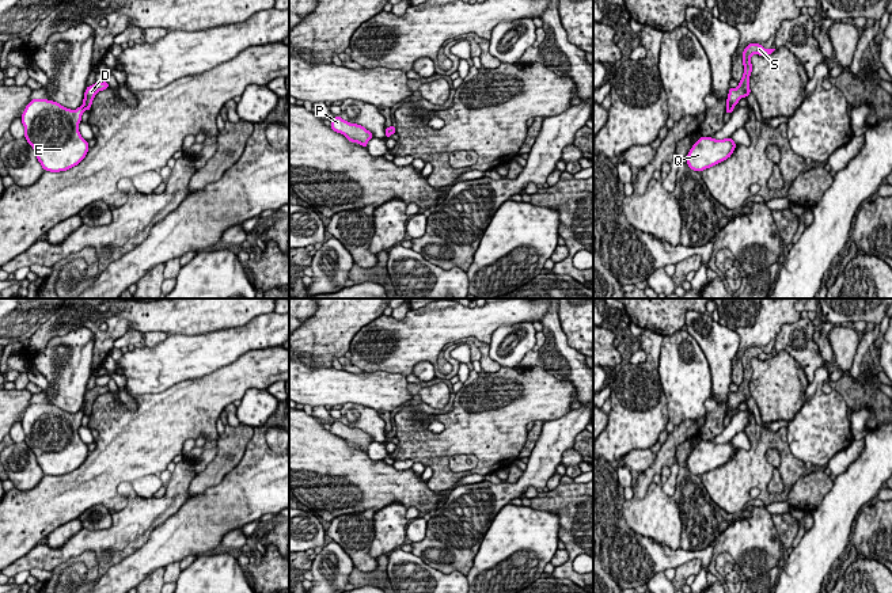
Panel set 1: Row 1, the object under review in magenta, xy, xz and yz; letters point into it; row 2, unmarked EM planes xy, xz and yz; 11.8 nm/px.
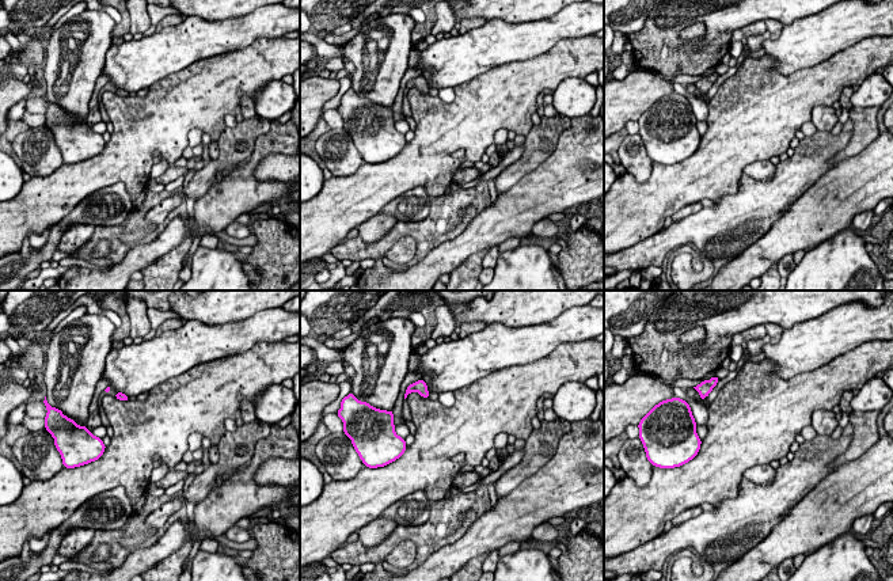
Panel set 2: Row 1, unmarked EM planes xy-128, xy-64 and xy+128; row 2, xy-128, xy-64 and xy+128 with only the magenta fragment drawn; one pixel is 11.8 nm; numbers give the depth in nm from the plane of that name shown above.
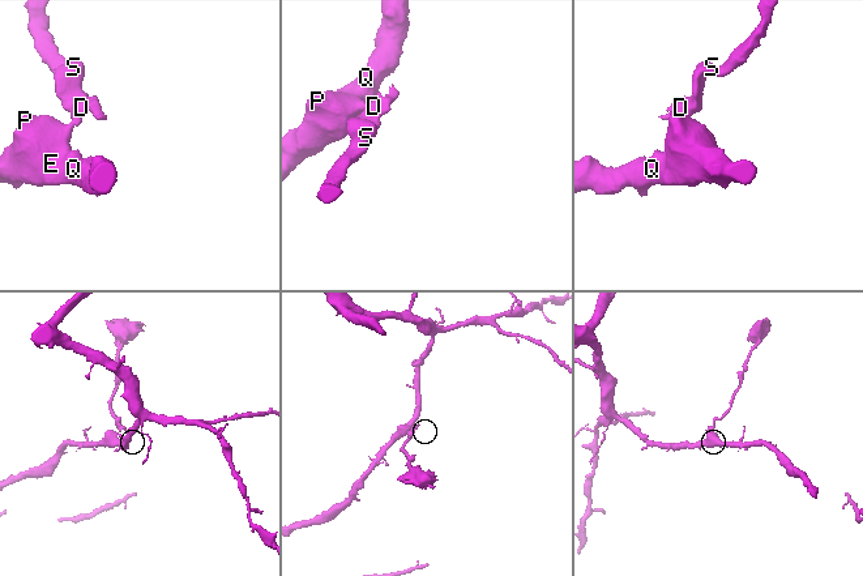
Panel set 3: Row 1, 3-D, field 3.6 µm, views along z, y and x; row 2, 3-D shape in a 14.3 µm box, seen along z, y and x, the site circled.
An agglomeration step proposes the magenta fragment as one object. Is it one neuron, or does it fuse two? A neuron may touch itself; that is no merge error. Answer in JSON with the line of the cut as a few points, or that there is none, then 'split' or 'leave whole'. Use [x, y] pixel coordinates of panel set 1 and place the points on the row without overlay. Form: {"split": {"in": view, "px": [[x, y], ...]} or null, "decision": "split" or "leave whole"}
{"split": {"in": "xy", "px": [[82, 409], [84, 413]]}, "decision": "split"}

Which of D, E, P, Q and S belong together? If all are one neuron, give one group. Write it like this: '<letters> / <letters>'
D S / E P Q

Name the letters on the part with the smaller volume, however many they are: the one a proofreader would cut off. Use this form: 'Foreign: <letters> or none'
Foreign: D, S

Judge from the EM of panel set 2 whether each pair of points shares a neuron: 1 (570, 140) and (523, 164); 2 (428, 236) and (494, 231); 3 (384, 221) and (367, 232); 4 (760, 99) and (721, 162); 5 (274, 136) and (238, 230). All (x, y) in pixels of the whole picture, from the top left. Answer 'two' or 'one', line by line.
1: two
2: two
3: one
4: one
5: two

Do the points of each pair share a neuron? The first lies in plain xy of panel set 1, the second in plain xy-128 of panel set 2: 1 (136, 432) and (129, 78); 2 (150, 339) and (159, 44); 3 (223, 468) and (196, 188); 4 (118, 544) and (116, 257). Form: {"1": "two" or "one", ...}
{"1": "two", "2": "two", "3": "one", "4": "one"}

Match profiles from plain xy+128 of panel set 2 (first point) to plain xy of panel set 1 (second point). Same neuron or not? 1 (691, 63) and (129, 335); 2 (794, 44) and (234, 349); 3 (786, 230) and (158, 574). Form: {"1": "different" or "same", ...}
{"1": "different", "2": "same", "3": "different"}

